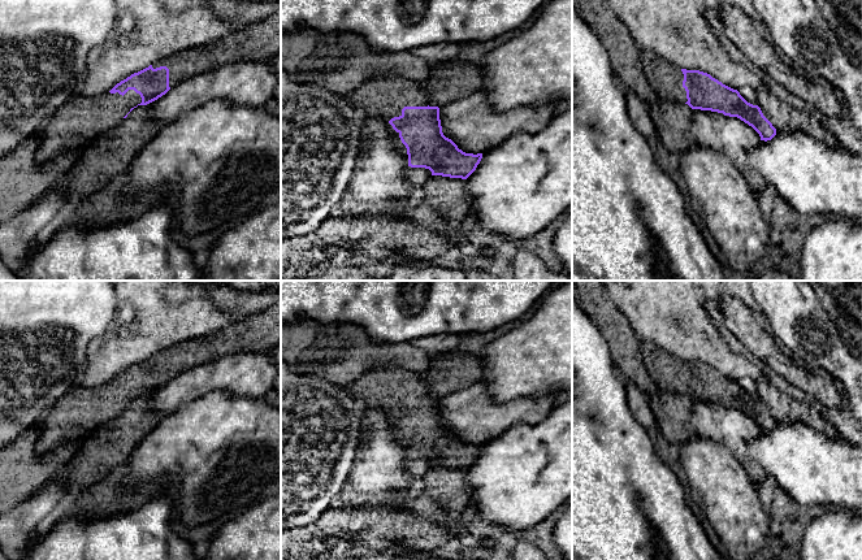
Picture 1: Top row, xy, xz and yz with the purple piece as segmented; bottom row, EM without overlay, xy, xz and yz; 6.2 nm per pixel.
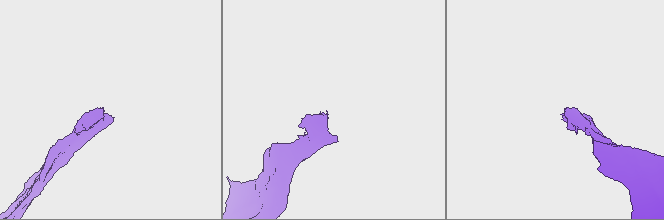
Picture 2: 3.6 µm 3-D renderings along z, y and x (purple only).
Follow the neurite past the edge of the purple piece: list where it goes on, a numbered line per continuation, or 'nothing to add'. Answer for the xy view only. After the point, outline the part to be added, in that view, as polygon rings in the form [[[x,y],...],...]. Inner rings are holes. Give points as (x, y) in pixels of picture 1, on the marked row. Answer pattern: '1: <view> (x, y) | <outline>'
1: xy (82, 118) | [[[134,90],[124,96],[118,92],[92,97],[74,94],[44,127],[35,153],[36,162],[43,164],[62,152],[86,147],[117,126],[140,103],[142,97]]]

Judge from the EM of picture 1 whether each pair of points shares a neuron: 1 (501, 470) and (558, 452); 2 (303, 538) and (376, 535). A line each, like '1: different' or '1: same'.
1: same
2: same

